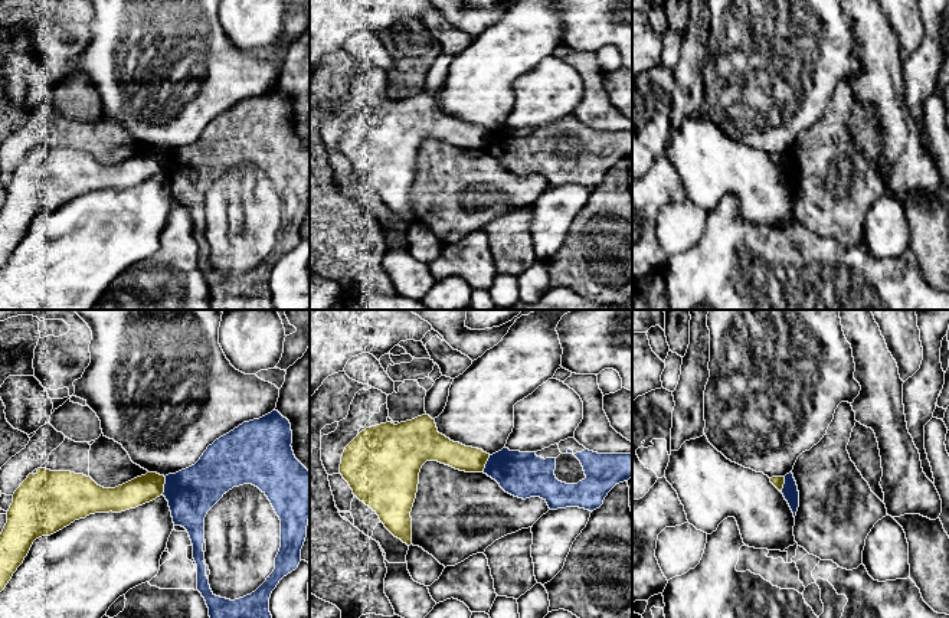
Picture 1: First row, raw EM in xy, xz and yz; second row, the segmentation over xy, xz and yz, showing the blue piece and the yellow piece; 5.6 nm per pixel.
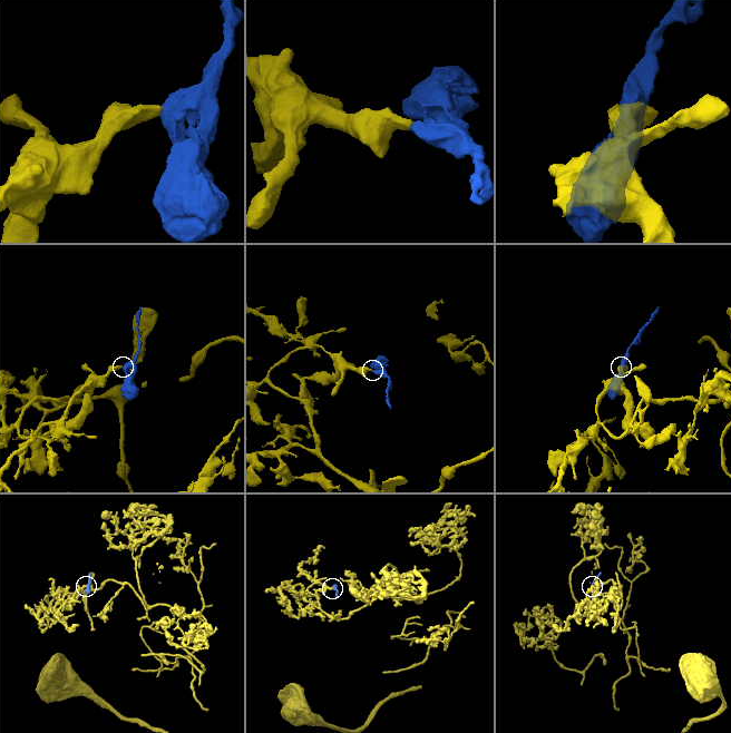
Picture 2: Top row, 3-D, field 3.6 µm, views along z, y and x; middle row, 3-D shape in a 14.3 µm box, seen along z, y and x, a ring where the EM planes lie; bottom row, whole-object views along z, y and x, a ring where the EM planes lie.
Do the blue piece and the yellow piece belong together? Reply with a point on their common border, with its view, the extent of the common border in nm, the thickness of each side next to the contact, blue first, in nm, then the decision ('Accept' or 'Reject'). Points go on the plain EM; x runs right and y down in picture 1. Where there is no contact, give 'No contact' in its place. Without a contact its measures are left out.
Touches blue at xy (164, 163). Shared border 110 nm. Thickness 280 nm (blue) against 150 nm. Reject

